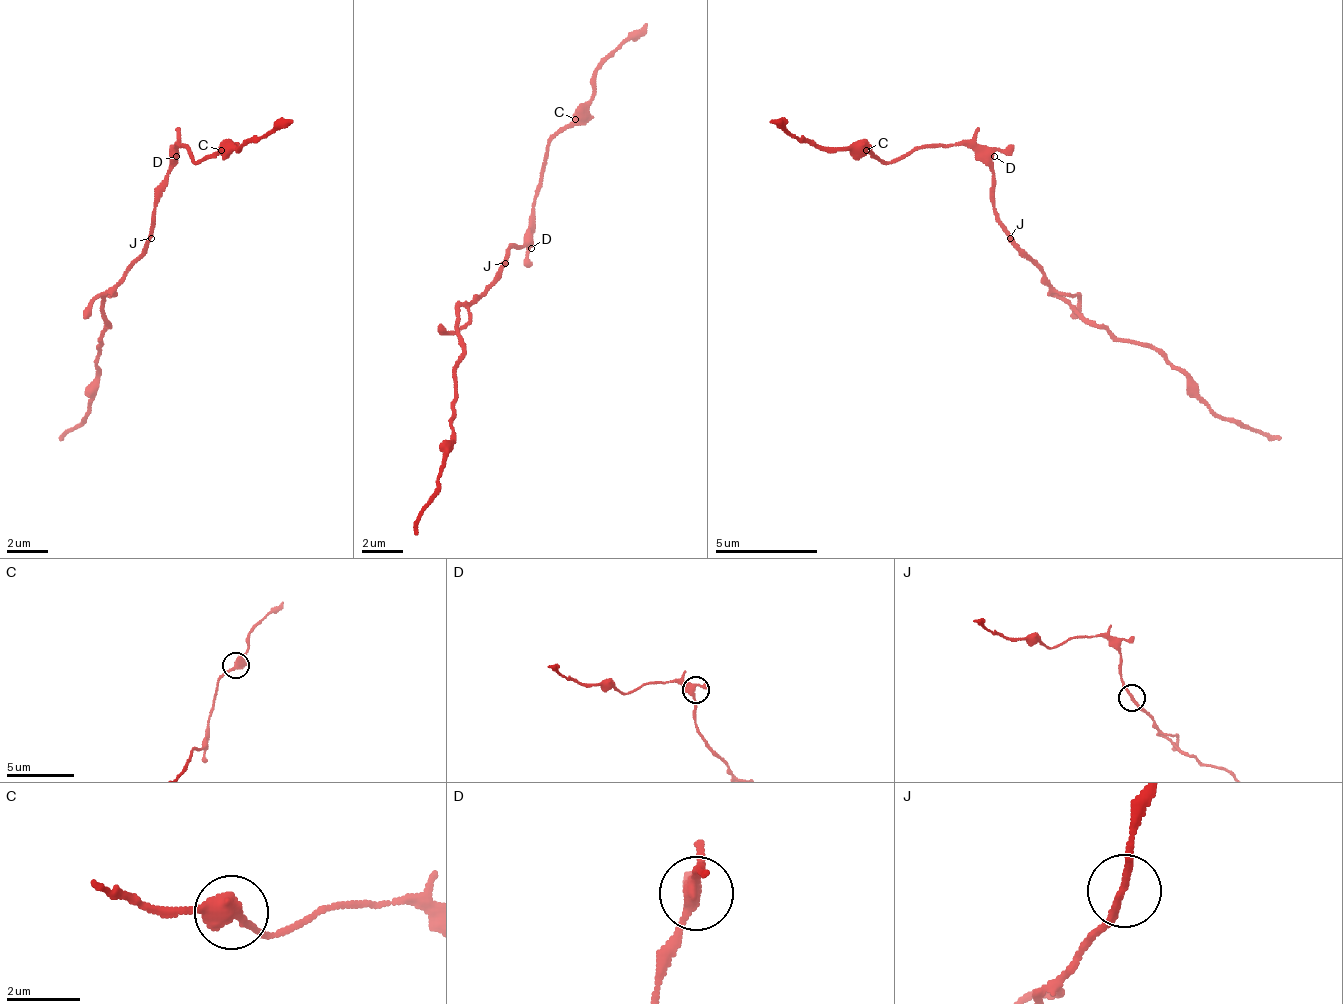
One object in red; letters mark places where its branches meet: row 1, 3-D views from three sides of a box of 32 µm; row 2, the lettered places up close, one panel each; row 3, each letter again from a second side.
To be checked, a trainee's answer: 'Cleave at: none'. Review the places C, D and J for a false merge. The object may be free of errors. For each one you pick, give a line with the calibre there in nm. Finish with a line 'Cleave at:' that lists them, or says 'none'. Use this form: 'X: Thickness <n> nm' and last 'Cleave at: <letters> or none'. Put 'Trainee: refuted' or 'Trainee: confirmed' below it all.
C: Thickness 440 nm
Cleave at: C
Trainee: refuted

